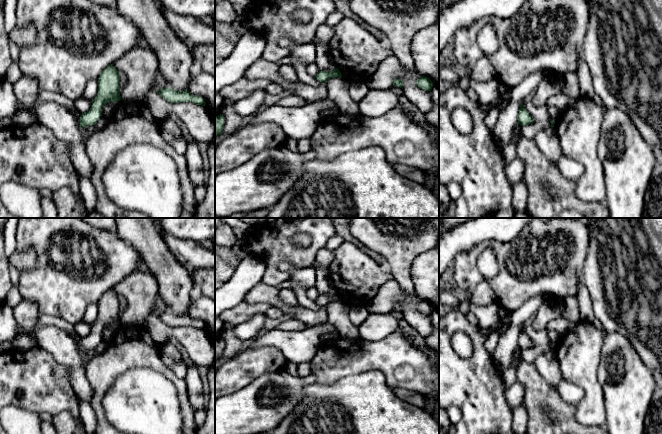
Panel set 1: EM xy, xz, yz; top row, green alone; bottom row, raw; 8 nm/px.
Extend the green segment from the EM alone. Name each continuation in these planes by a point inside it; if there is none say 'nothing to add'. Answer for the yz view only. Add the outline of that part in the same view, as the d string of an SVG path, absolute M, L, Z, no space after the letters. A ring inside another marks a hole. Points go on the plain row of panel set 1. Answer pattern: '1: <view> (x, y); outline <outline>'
nothing to add

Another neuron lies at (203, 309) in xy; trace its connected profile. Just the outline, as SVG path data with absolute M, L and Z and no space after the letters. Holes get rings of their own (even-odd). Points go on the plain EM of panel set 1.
M207 296L191 301L188 315L205 323L205 331L215 344L215 301Z

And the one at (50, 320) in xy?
M41 315L39 317L39 323L42 326L44 326L44 325L55 326L55 327L58 327L60 329L64 329L67 332L69 332L75 338L76 345L77 345L77 348L79 350L79 348L80 348L80 341L81 341L82 337L79 336L76 333L74 325L66 322L65 320L63 320L60 317L56 317L56 316L52 316L52 315Z

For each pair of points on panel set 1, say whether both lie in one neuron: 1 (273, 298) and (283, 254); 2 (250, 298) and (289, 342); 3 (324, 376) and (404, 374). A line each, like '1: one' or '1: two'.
1: two
2: two
3: one

